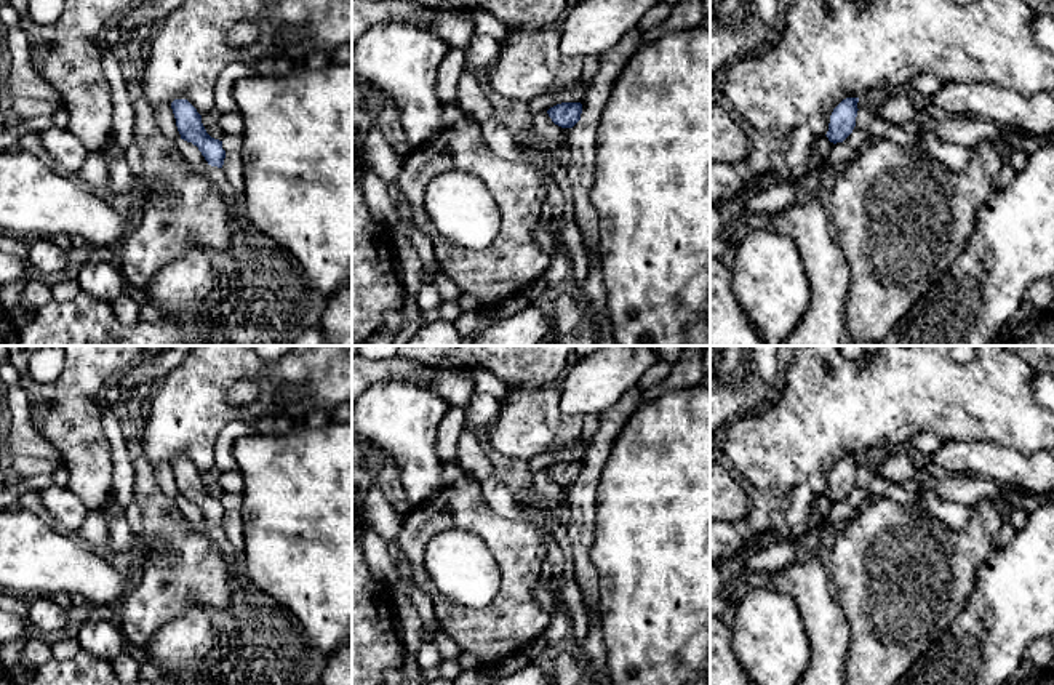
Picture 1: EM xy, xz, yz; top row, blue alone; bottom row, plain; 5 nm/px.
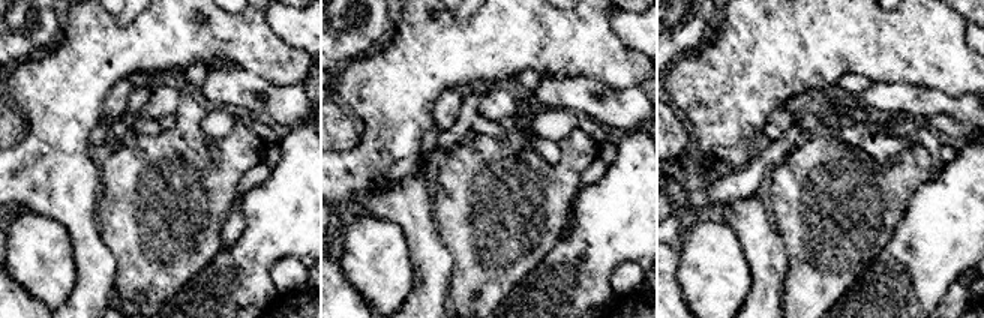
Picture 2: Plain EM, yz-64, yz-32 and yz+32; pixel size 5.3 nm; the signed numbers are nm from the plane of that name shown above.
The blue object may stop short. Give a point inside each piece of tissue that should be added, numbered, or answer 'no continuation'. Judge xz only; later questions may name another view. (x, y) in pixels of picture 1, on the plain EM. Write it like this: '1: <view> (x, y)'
1: xz (579, 509)

